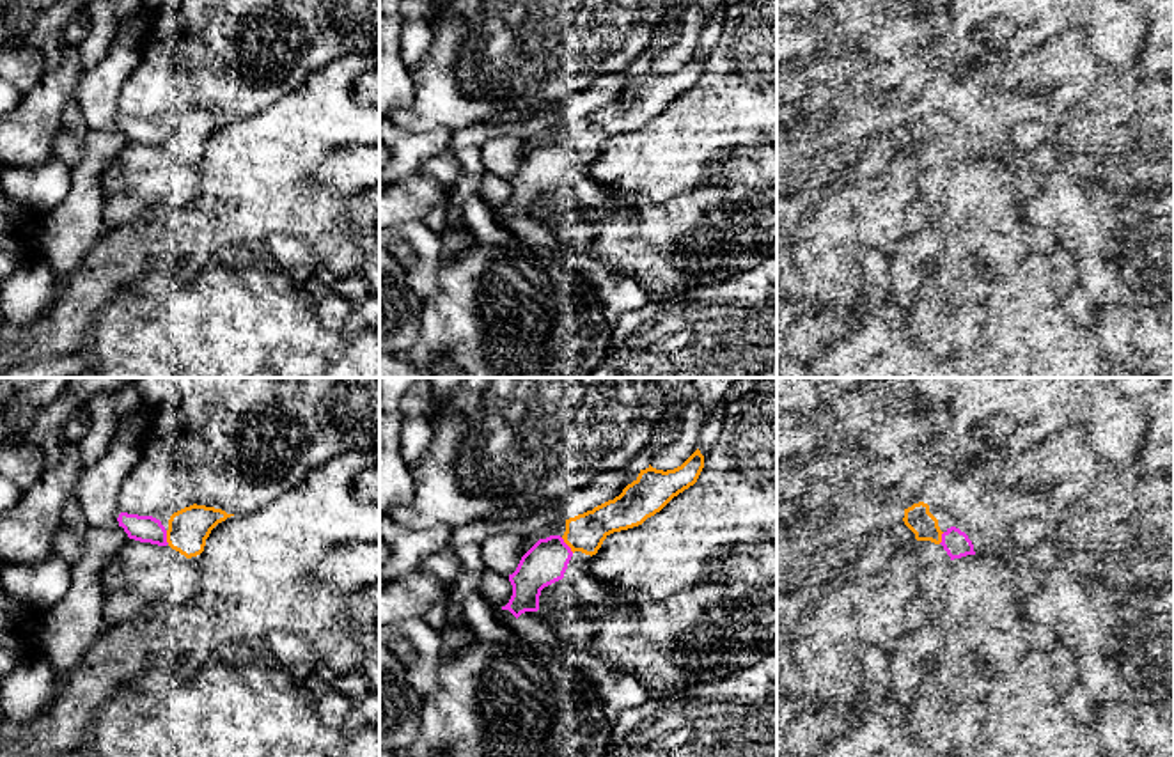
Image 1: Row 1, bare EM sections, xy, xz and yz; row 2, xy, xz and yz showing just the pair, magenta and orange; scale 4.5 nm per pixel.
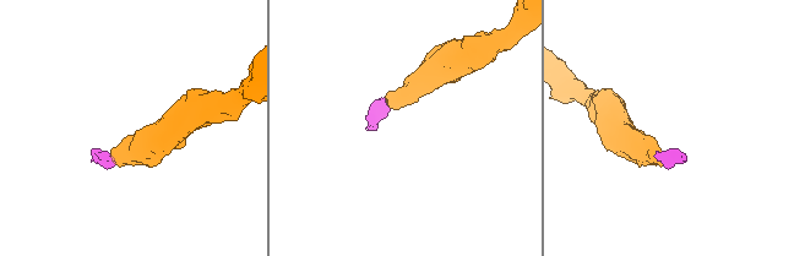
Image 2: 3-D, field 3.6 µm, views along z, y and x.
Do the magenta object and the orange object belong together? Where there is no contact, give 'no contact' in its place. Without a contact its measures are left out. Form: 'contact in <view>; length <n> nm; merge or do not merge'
contact in xz; length 90 nm; merge

